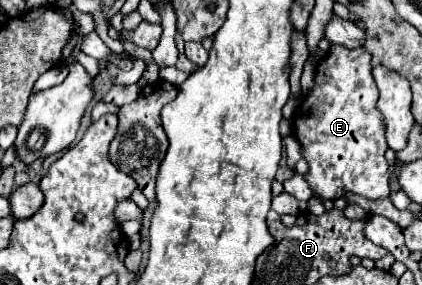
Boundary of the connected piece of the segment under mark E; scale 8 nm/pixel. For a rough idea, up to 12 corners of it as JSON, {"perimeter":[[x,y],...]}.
{"perimeter":[[330,47],[294,113],[324,199],[390,193],[368,51]]}

